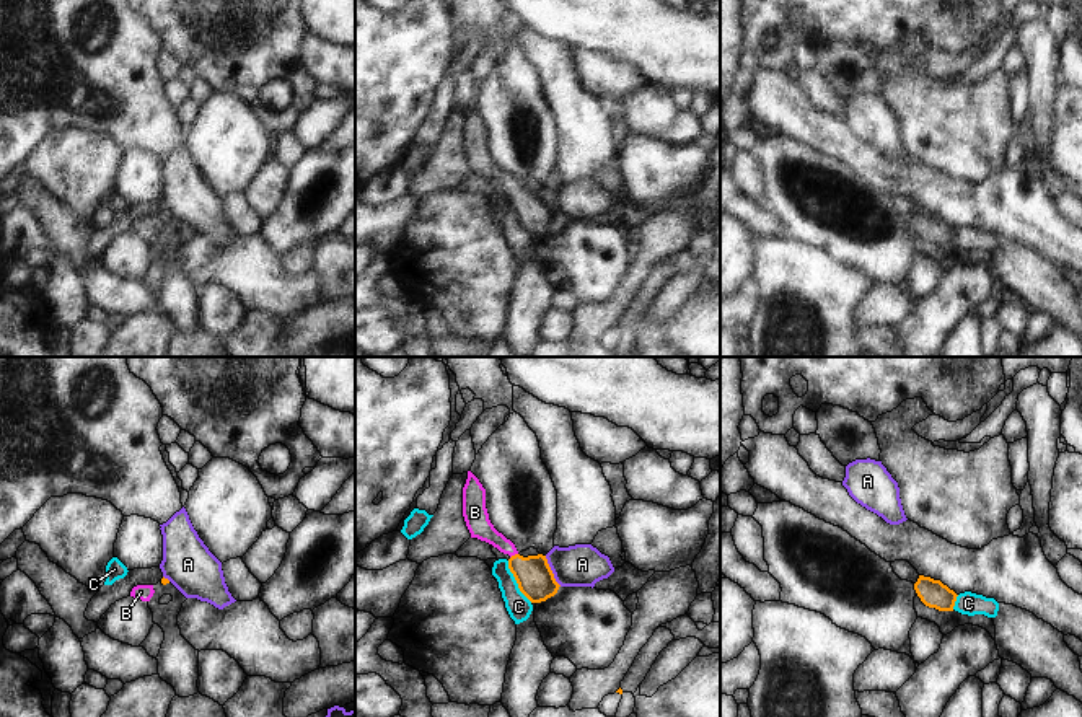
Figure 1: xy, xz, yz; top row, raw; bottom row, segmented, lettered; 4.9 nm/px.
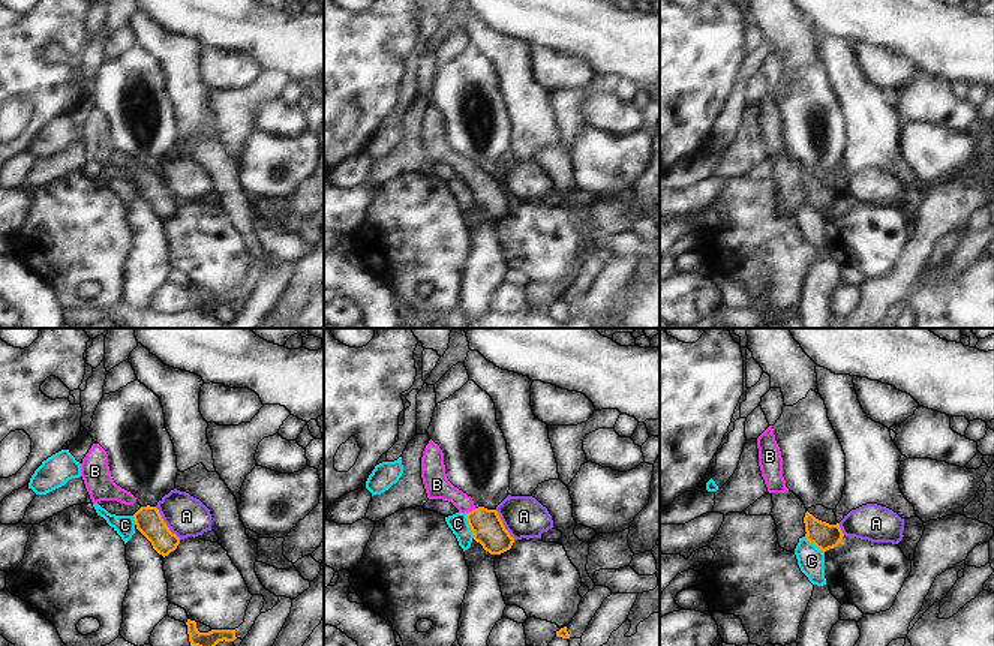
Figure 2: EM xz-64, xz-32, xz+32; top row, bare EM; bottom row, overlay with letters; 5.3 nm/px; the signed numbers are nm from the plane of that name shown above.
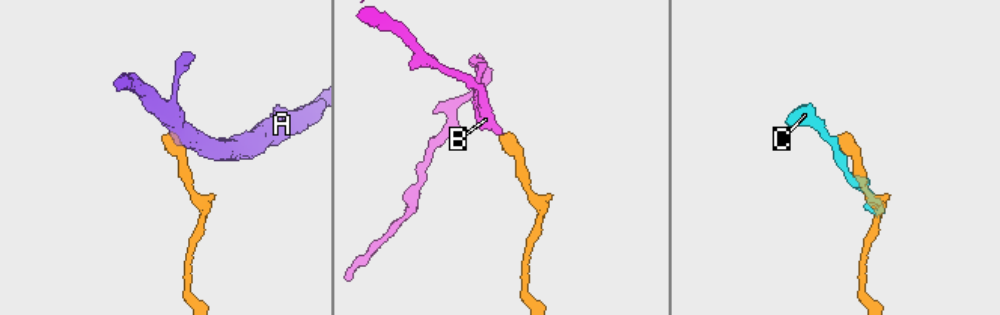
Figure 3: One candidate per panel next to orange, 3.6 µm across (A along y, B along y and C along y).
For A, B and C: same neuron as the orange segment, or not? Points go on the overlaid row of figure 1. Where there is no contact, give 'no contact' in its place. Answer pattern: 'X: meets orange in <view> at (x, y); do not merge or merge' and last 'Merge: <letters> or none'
A: meets orange in xz at (551, 571); do not merge
B: meets orange in xz at (515, 554); merge
C: meets orange in xz at (517, 582); do not merge
Merge: B

